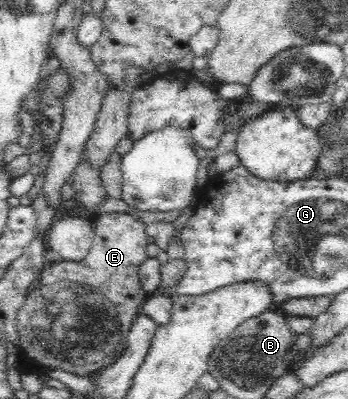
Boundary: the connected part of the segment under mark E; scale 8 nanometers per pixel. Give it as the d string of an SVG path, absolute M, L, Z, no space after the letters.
M111 213L108 215L100 215L95 218L94 221L94 244L88 251L88 254L81 261L62 261L62 262L52 262L45 266L37 278L36 284L34 284L28 291L26 300L24 304L18 308L16 312L16 331L20 335L20 349L18 351L20 358L20 370L19 372L30 372L36 373L39 376L39 372L44 369L49 369L50 367L61 369L66 372L82 376L89 377L89 375L94 371L102 371L105 367L116 362L120 359L124 349L127 347L127 338L132 320L142 313L142 304L147 300L148 294L146 291L142 290L142 283L139 279L139 266L148 258L147 256L147 232L145 230L146 225L140 220L124 213Z

